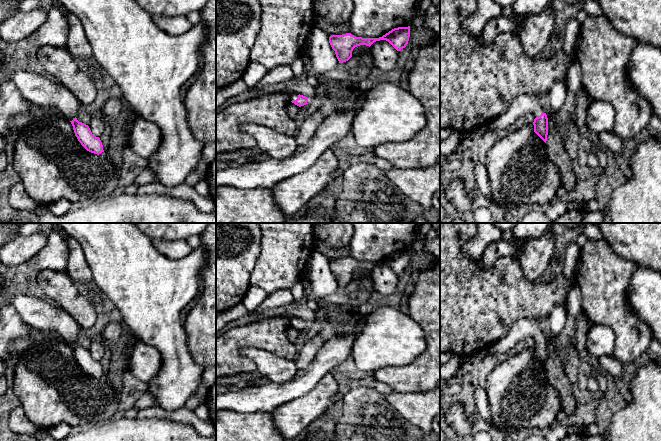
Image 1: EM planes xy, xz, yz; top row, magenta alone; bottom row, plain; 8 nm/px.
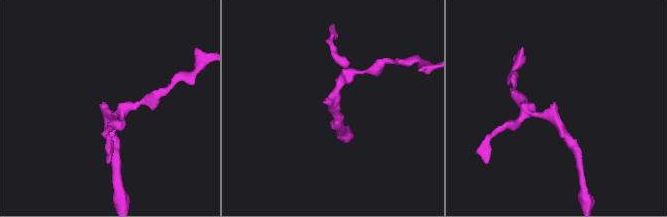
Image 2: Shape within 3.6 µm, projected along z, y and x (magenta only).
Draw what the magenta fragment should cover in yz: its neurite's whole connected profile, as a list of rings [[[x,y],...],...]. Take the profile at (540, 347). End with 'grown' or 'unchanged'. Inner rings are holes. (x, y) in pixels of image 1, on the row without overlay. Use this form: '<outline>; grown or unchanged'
[[[521,318],[516,321],[507,336],[491,345],[486,352],[505,354],[517,342],[526,338],[532,338],[535,341],[534,356],[546,367],[548,342],[540,328],[539,321],[535,319]]]; grown

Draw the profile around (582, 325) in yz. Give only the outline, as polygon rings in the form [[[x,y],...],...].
[[[582,312],[574,320],[574,335],[569,339],[569,346],[572,350],[582,354],[585,352],[585,342],[592,323]]]

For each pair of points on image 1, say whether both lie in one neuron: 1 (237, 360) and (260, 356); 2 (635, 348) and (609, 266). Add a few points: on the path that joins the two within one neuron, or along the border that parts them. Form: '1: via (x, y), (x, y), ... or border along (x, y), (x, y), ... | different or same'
1: border along (242, 351), (248, 348), (260, 348), (272, 355) | different
2: via (628, 328), (609, 306), (609, 286) | same

